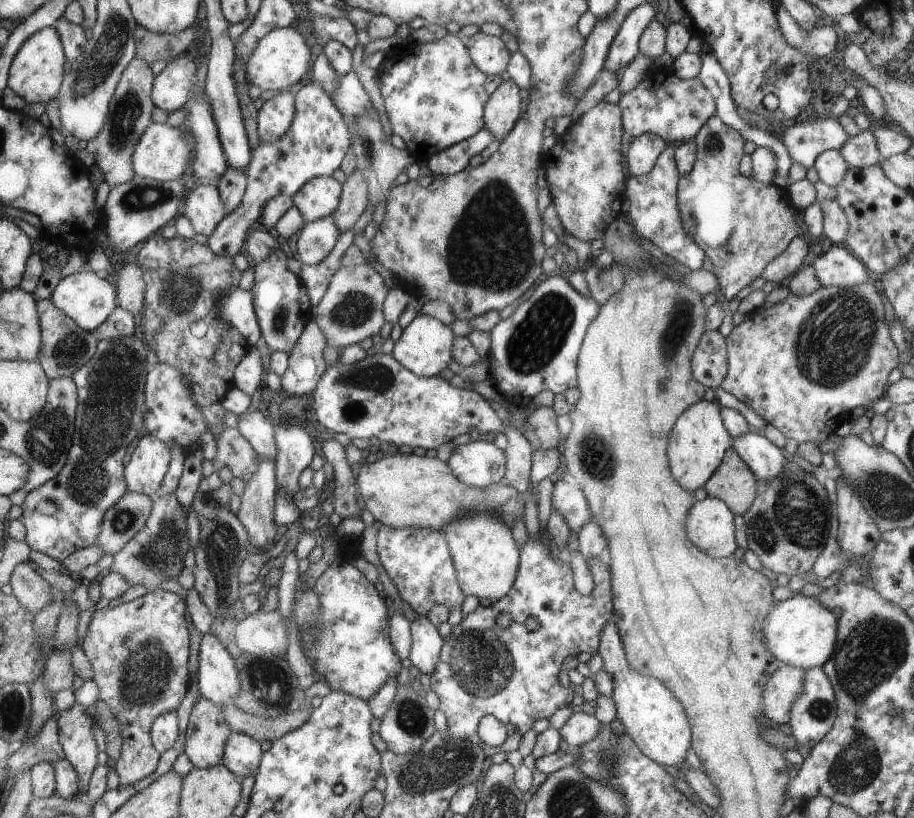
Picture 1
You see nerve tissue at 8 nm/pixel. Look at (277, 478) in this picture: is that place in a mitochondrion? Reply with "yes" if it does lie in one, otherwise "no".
no

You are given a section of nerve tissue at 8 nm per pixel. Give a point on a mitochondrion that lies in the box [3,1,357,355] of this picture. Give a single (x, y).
(115, 39)

